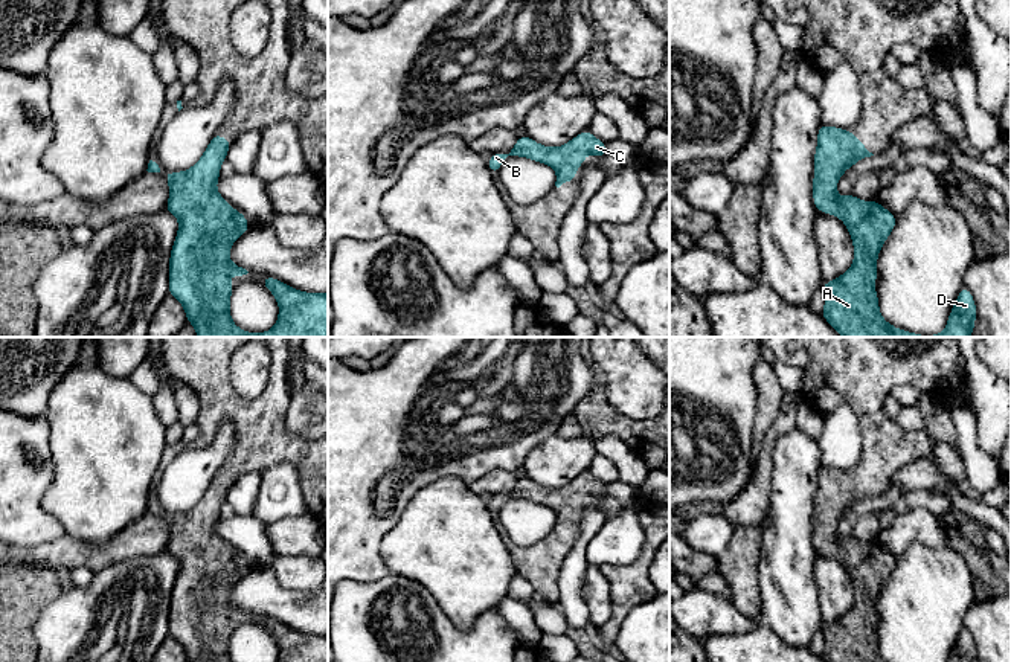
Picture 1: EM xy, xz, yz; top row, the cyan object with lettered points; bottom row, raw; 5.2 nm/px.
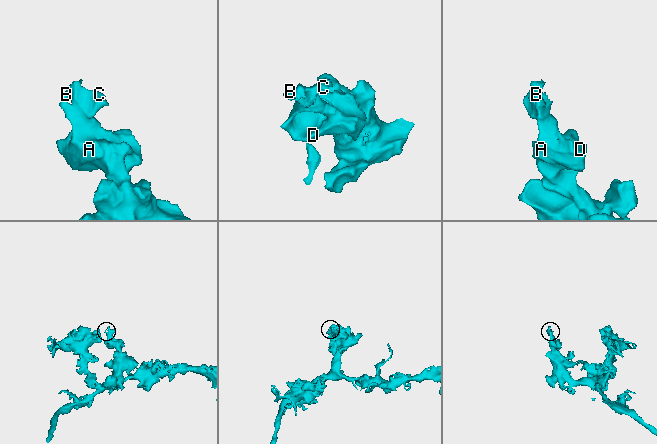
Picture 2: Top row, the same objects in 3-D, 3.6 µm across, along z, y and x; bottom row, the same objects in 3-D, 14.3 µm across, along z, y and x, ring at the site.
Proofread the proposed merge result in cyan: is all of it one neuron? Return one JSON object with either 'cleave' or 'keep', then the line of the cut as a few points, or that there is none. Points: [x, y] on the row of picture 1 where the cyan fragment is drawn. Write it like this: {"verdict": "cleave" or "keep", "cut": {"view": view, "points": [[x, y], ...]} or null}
{"verdict": "keep", "cut": null}

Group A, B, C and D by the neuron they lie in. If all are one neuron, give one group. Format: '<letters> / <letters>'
A B C D

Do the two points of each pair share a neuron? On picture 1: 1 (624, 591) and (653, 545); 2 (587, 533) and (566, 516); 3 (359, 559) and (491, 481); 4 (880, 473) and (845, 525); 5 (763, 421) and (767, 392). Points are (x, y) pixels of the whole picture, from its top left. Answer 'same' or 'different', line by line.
1: same
2: different
3: different
4: different
5: same

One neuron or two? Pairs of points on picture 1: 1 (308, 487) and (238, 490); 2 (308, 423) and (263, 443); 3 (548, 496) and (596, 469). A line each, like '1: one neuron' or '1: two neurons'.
1: two neurons
2: two neurons
3: two neurons

